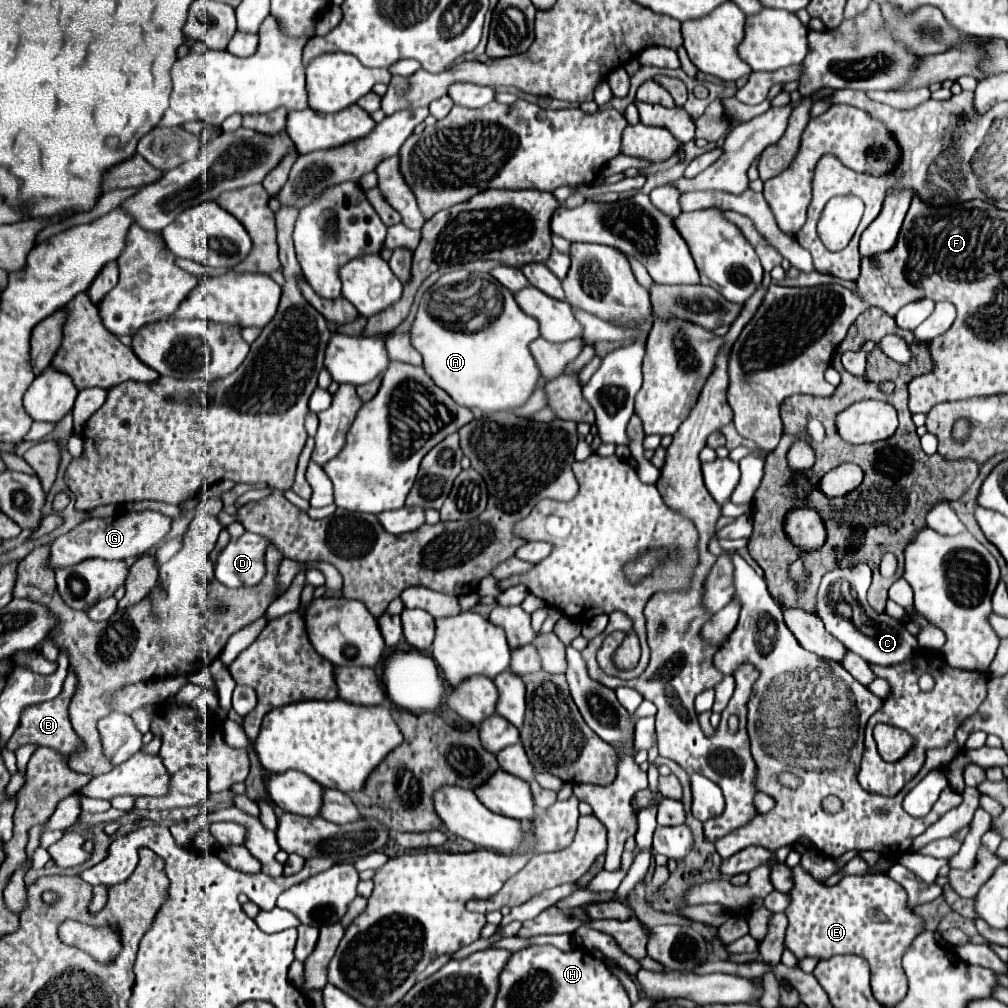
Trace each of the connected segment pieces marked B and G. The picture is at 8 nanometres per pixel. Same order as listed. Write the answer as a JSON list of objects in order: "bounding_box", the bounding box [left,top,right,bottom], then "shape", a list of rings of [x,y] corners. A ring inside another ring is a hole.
[{"bounding_box":[7,674,81,758],"shape":[[[67,674],[63,692],[61,692],[55,700],[49,700],[49,702],[43,702],[43,704],[37,704],[37,706],[27,708],[27,710],[23,712],[23,716],[21,716],[21,722],[19,722],[15,734],[9,738],[7,748],[9,748],[9,750],[17,750],[17,748],[23,746],[23,744],[49,746],[49,748],[61,752],[65,758],[67,758],[73,750],[77,750],[77,746],[81,746],[81,742],[77,742],[77,734],[73,734],[73,728],[69,726],[69,714],[67,714],[69,698],[73,696],[75,684],[77,684],[77,680],[73,678],[73,674]]]},{"bounding_box":[47,512,171,572],"shape":[[[133,512],[133,514],[115,514],[109,518],[91,518],[81,522],[71,532],[59,536],[51,548],[47,566],[55,572],[59,568],[67,568],[73,564],[79,564],[89,558],[103,558],[103,560],[125,560],[129,556],[143,556],[149,552],[155,544],[159,544],[167,532],[171,530],[171,518],[159,514],[159,512]]]}]

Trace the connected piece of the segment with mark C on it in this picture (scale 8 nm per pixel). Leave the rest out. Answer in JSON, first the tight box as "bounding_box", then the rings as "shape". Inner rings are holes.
{"bounding_box":[815,564,917,664],"shape":[[[857,564],[857,566],[849,566],[849,568],[835,568],[831,572],[827,572],[819,584],[819,590],[817,590],[817,604],[815,604],[815,616],[819,616],[825,624],[825,630],[835,636],[847,650],[855,652],[857,656],[861,656],[863,660],[867,660],[869,664],[899,664],[903,662],[905,658],[909,658],[909,654],[913,654],[917,650],[917,640],[915,636],[911,636],[905,626],[887,616],[887,614],[877,614],[869,604],[867,604],[867,591],[872,581],[872,571],[867,564]],[[841,584],[849,584],[851,588],[851,596],[855,598],[855,602],[859,602],[861,610],[865,612],[865,616],[869,618],[867,624],[863,626],[855,626],[855,622],[851,620],[851,616],[843,616],[839,612],[839,596],[835,594],[837,592],[837,586]]]}

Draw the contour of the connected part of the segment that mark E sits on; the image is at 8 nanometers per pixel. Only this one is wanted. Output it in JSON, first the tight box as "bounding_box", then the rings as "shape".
{"bounding_box":[785,866,925,1006],"shape":[[[801,866],[791,868],[791,878],[793,878],[793,888],[789,890],[791,902],[785,908],[785,916],[789,918],[785,948],[791,950],[799,960],[807,956],[825,960],[835,954],[857,954],[869,962],[873,996],[883,1006],[893,1006],[893,1002],[899,1002],[907,994],[907,980],[901,968],[901,958],[905,950],[911,946],[911,942],[925,930],[923,918],[909,908],[903,886],[893,882],[885,874],[875,874],[875,876],[845,876],[839,880],[839,884],[827,888],[813,880],[809,874],[805,874]]]}

